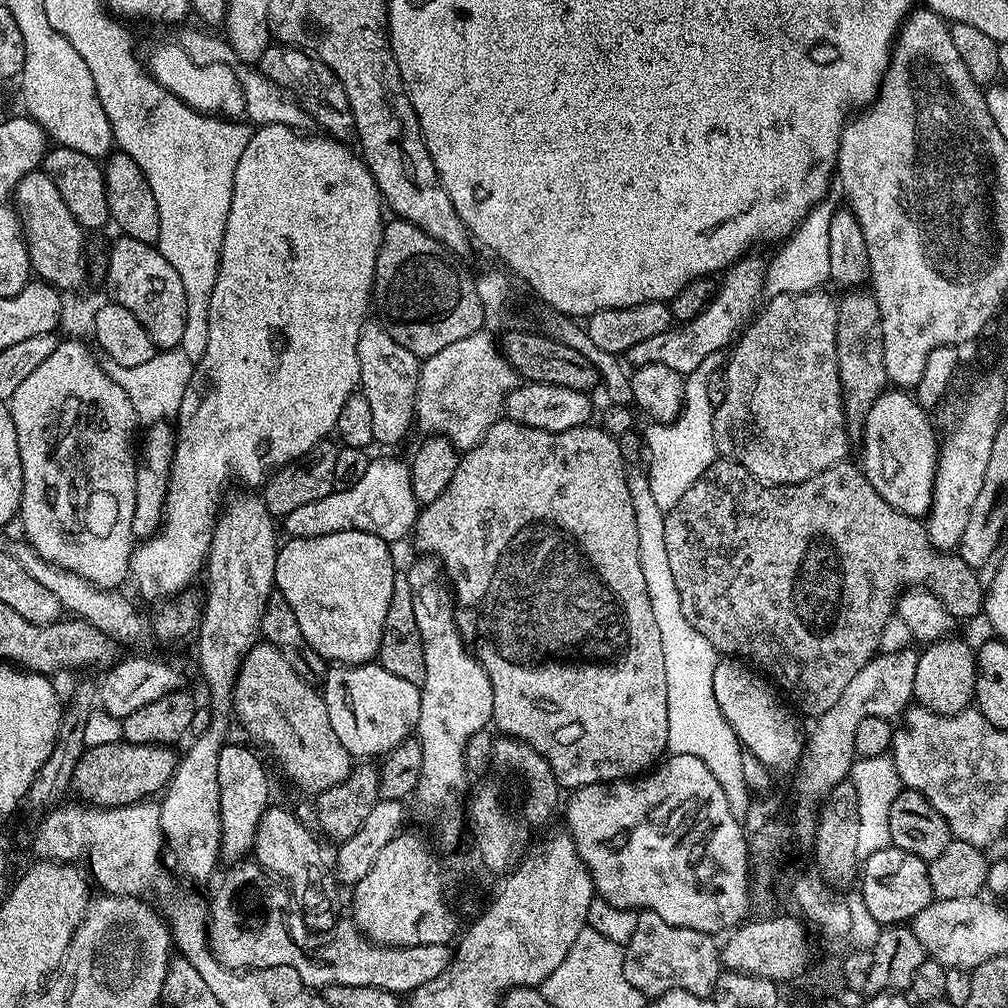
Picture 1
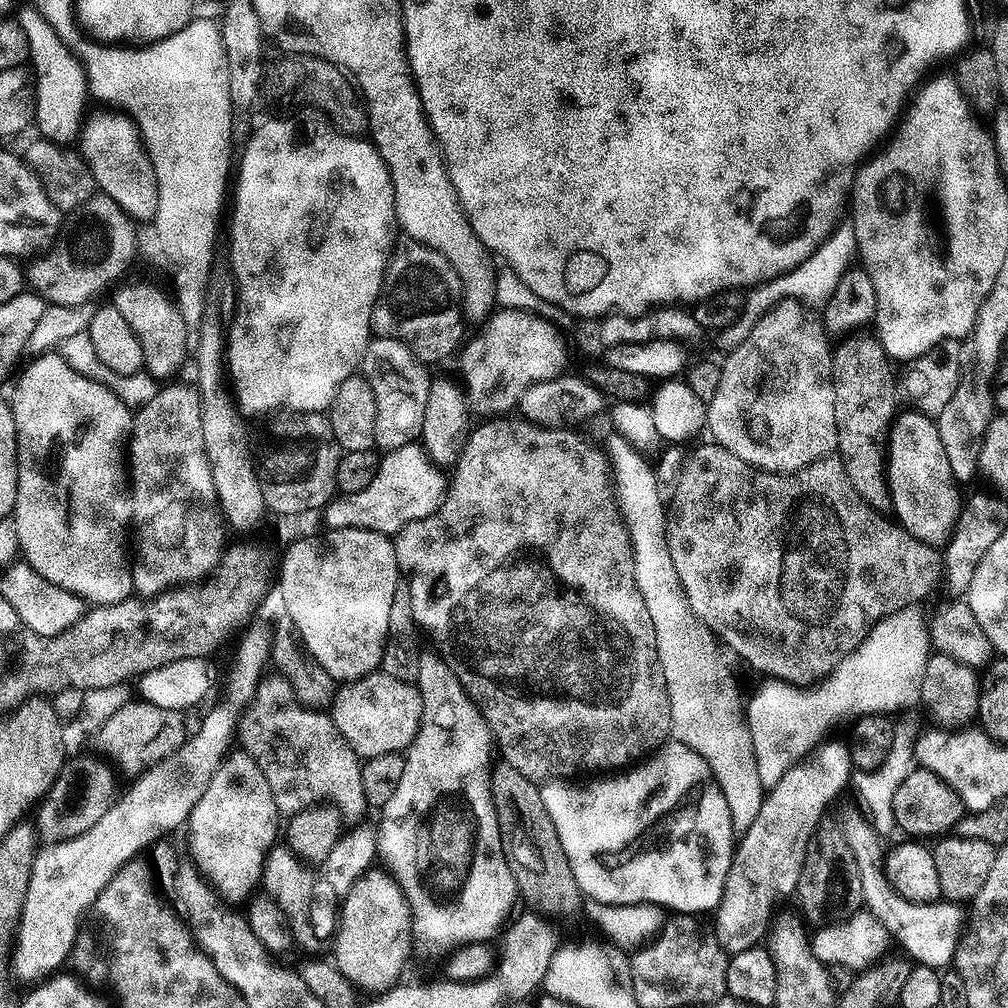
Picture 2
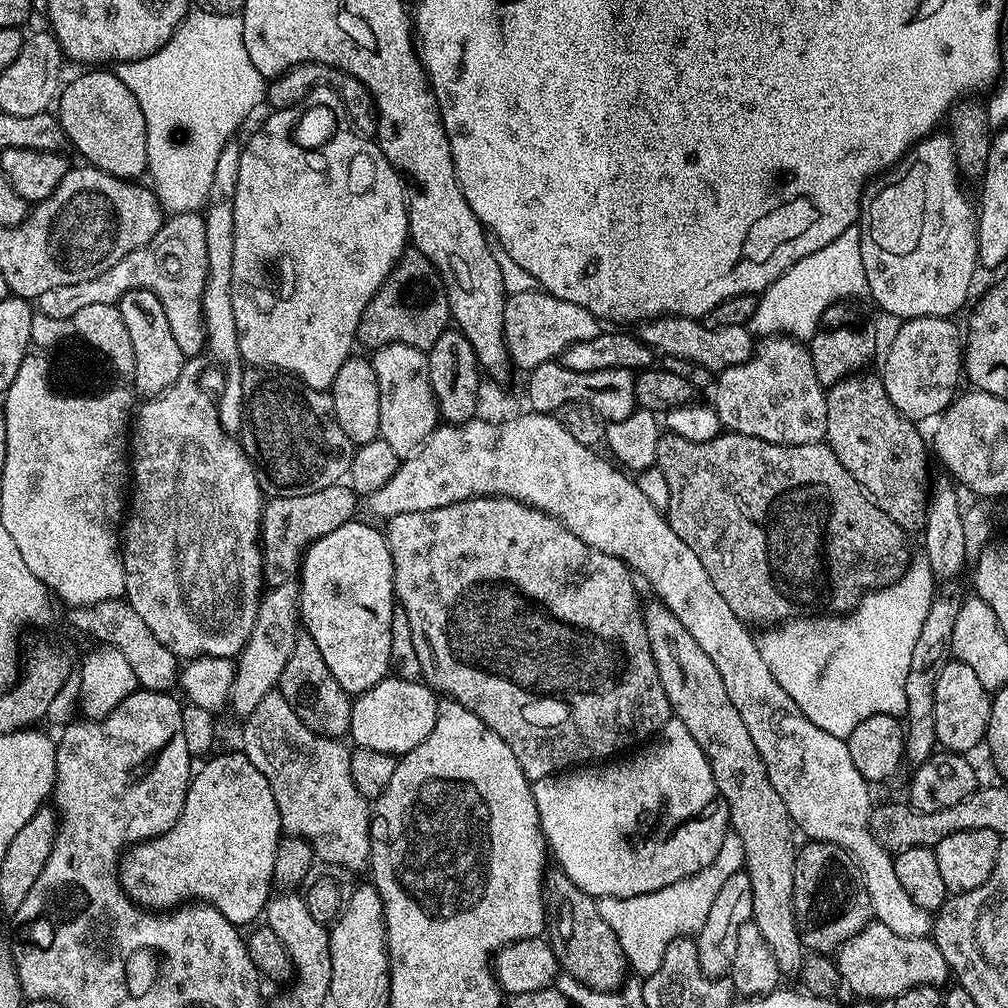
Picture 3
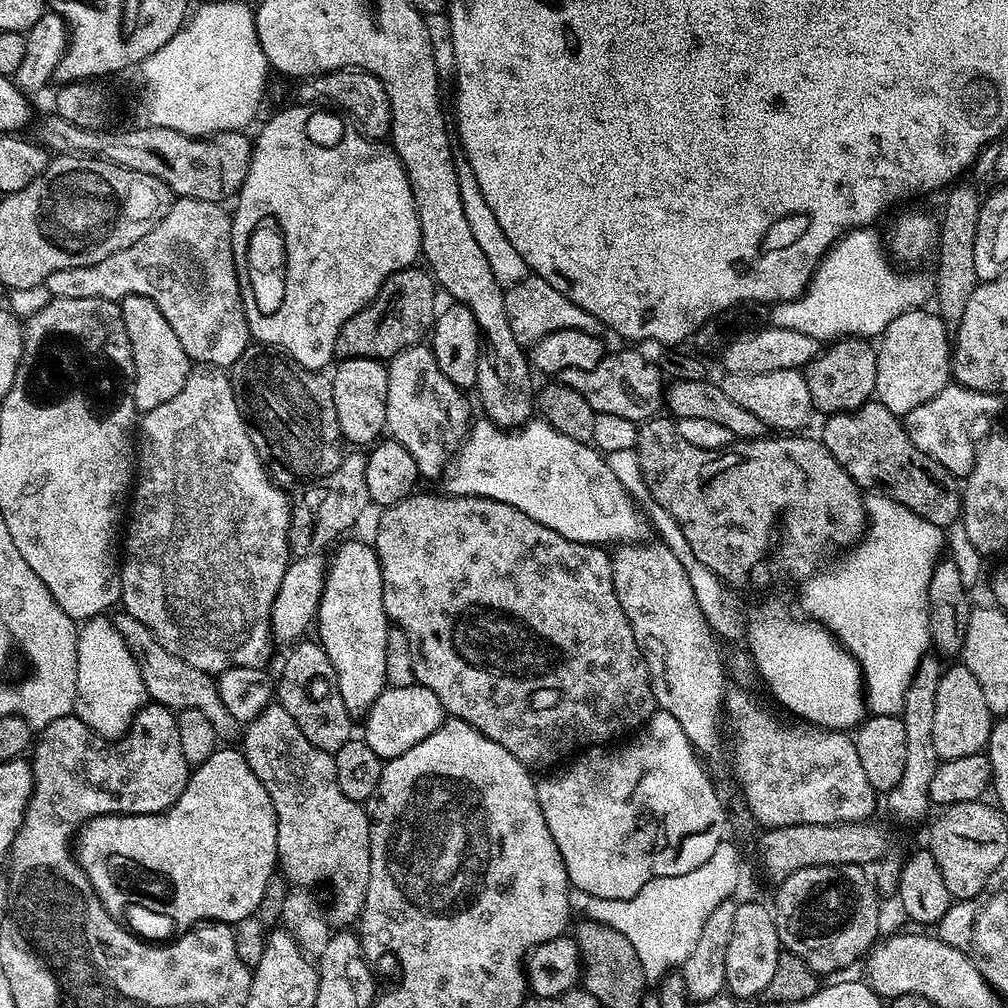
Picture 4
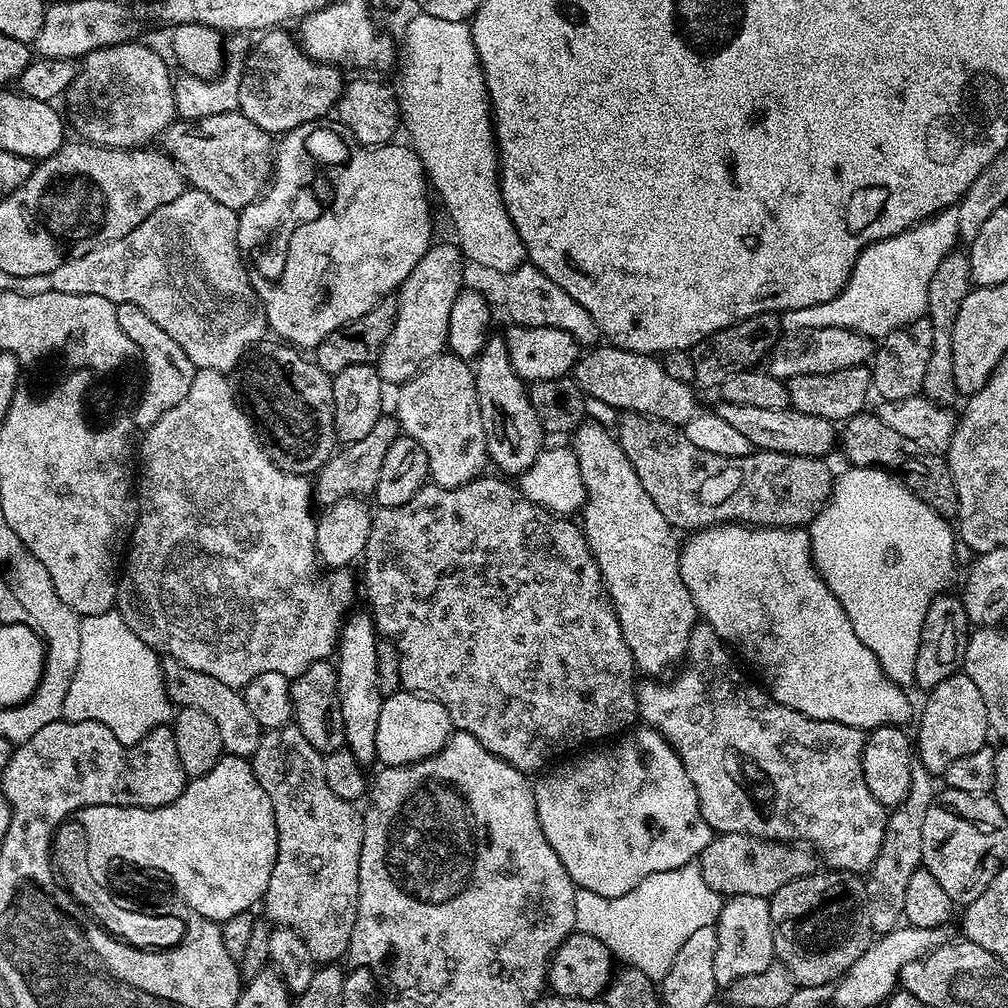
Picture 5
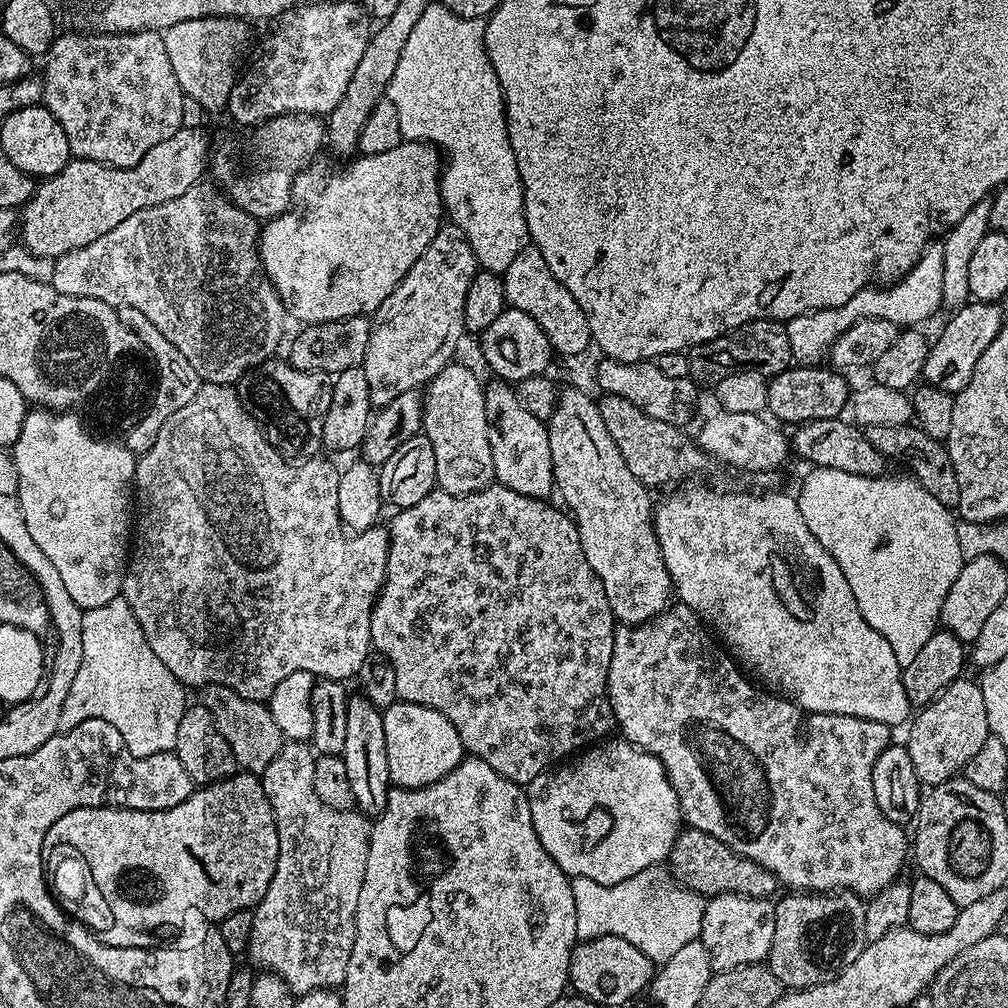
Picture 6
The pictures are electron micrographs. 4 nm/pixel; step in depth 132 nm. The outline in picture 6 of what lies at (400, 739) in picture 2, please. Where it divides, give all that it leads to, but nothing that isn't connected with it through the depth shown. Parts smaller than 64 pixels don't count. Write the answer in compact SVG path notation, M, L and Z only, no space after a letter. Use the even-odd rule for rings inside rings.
M400 700L383 709L386 730L386 762L390 762L390 778L398 788L428 788L466 759L464 743L454 730L454 722L430 706L418 706Z

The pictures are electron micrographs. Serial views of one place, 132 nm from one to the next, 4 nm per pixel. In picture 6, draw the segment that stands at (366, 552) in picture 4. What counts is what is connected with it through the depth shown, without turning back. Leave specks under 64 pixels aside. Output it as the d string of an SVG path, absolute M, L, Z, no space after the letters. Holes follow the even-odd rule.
M352 694L346 710L346 746L342 753L346 762L346 775L354 790L356 808L369 818L375 818L384 811L388 790L392 784L390 762L386 762L386 730L384 713L376 708L363 694Z

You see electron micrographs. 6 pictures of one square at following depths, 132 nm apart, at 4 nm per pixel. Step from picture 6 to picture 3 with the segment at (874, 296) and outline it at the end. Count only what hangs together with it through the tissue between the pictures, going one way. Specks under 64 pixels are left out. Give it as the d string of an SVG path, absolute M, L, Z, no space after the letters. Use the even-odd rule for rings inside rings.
M854 226L850 230L842 230L842 234L838 234L830 246L822 246L822 250L814 250L814 254L806 254L806 258L794 262L790 270L786 270L771 286L759 293L756 309L746 327L756 338L783 334L808 342L825 319L824 311L831 304L863 293L867 287L862 266L860 230Z

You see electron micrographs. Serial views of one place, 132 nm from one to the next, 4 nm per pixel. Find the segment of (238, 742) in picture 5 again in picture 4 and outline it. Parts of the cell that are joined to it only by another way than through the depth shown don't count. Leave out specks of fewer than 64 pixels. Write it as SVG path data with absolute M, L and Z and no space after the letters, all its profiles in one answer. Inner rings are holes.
M120 610L115 613L114 623L116 633L128 643L128 649L133 656L140 661L140 673L144 683L144 691L149 701L158 703L164 708L170 708L176 712L182 710L202 710L206 718L210 718L217 737L224 742L232 742L232 739L239 737L242 732L241 725L237 724L234 714L226 710L226 705L219 697L217 681L211 675L194 666L187 664L182 658L170 654L166 646L162 646L154 638L154 634L138 618L134 618L129 612Z

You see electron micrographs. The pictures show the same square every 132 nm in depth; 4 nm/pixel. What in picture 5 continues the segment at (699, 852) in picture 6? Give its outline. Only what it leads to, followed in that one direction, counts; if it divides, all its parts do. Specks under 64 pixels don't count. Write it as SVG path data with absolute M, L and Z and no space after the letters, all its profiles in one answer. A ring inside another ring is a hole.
M725 832L713 835L710 846L698 857L702 878L721 897L754 894L772 897L786 882L794 882L810 876L818 868L818 856L811 847L802 844L786 844L778 840L759 840L746 834ZM817 860L817 864L816 864Z

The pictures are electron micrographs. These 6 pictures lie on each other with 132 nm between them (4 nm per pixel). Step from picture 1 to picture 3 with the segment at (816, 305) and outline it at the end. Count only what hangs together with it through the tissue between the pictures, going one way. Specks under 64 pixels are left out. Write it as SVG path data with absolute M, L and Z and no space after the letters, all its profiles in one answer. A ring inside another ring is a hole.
M783 334L763 337L753 347L751 358L715 377L715 388L714 407L727 431L789 446L824 440L826 388L818 382L811 351L799 340Z

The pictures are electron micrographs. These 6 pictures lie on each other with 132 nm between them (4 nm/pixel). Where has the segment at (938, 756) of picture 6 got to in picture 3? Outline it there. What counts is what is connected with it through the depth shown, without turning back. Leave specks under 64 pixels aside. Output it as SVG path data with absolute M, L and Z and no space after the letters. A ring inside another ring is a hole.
M949 659L942 666L934 686L934 726L936 727L937 745L941 749L961 754L971 753L971 748L976 748L979 744L981 747L985 743L984 735L990 722L991 705L991 695L986 690L986 686L982 686L978 674L974 674L974 670L970 670L970 666L966 666L961 660Z

